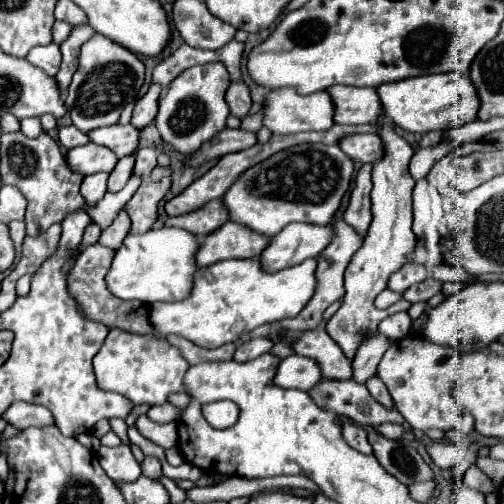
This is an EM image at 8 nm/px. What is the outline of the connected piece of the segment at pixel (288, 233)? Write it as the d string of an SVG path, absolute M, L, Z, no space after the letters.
M310 222L288 224L280 236L274 236L268 248L260 254L264 270L282 270L296 266L308 258L316 258L334 240L334 226L320 226Z

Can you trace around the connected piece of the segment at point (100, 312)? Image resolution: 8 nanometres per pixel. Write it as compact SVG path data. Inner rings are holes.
M99 243L88 246L82 254L76 259L74 268L70 272L68 278L68 286L70 292L74 294L80 310L92 318L92 320L100 320L102 324L106 324L108 328L122 328L134 334L154 334L154 326L150 322L150 310L140 310L142 302L140 300L132 300L132 302L124 302L120 298L116 298L108 286L106 286L106 274L110 270L112 258L114 258L114 250L102 246Z

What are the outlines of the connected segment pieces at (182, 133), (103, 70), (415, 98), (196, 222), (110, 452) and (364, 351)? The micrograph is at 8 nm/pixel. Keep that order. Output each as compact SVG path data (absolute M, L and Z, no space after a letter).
M202 64L184 70L176 76L164 98L160 98L160 110L154 120L162 140L172 144L180 152L194 152L202 142L210 140L216 132L226 126L226 118L230 116L228 104L224 100L224 92L228 88L228 72L222 64Z
M94 34L80 48L78 70L72 76L72 84L64 100L72 124L82 132L116 124L122 114L122 106L130 96L138 94L142 82L144 82L144 64L140 62L140 58L130 50L126 50L124 46L112 42L110 38Z
M456 72L426 74L416 78L404 78L400 82L388 82L380 84L376 92L384 116L388 116L388 120L392 120L398 128L412 134L462 126L476 120L476 108L480 108L480 100L476 100L476 88L472 88L472 82L468 78Z
M220 198L208 202L206 206L202 206L196 212L184 214L184 216L176 216L176 218L168 218L168 226L176 226L176 228L184 228L196 236L208 236L214 230L218 230L224 222L228 222L228 210L224 206L224 202Z
M100 446L98 450L98 458L100 458L100 466L106 470L106 474L114 480L114 484L118 482L134 482L142 476L142 468L136 462L136 458L132 456L130 446Z
M372 334L364 344L358 348L356 358L352 360L354 380L360 384L366 384L372 376L376 376L376 368L380 362L380 356L384 354L384 348L388 348L388 338L384 334Z

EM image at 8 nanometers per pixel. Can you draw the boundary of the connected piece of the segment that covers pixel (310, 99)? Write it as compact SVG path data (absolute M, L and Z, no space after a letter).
M280 88L280 90L270 90L264 96L264 118L262 124L272 132L272 134L296 134L296 132L306 132L306 130L328 130L334 120L332 120L332 100L328 92L314 92L308 96L296 94L292 88Z

